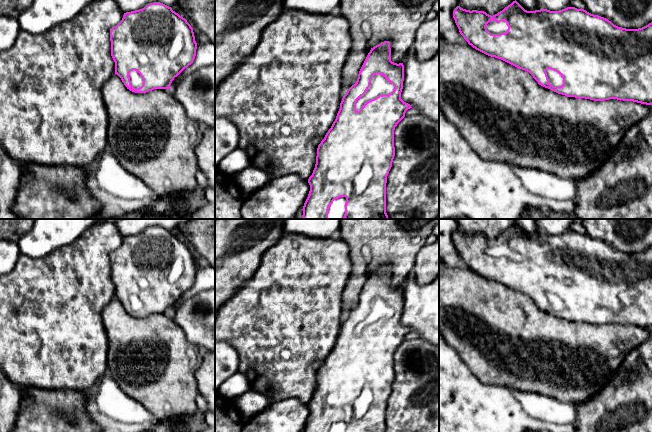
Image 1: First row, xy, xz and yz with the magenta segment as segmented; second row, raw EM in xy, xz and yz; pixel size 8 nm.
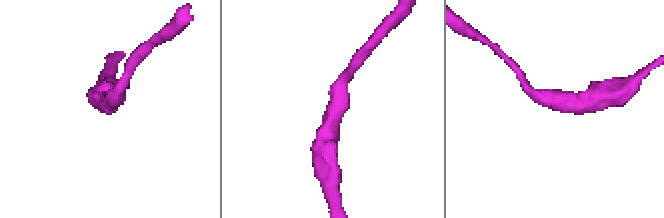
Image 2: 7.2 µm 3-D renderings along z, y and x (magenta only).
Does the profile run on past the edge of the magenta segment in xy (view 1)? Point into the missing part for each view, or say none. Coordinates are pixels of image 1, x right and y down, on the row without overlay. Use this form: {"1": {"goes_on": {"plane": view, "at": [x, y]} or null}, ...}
{"1": {"goes_on": {"plane": "xy", "at": [136, 304]}}}

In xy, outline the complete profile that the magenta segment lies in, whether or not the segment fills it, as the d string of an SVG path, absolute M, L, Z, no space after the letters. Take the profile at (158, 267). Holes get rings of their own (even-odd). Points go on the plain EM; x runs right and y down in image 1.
M160 226L124 237L122 244L110 253L110 265L115 298L127 313L135 317L170 313L174 302L193 287L197 273L191 249L171 231Z

